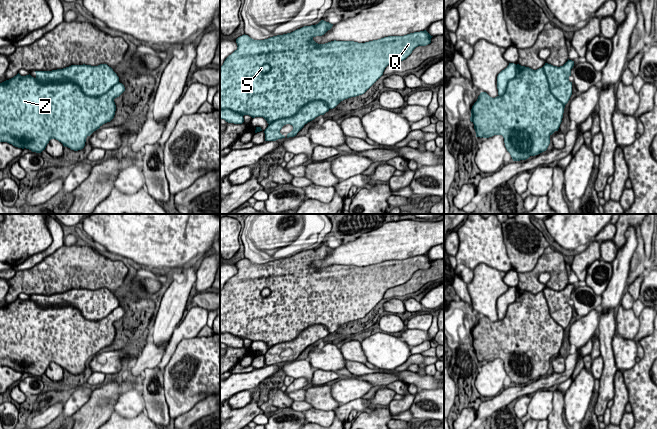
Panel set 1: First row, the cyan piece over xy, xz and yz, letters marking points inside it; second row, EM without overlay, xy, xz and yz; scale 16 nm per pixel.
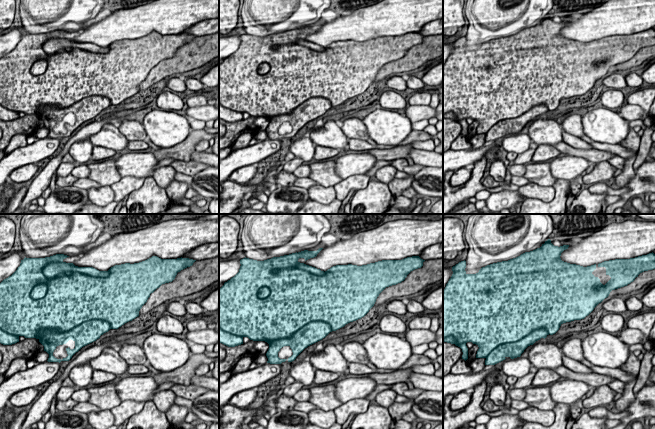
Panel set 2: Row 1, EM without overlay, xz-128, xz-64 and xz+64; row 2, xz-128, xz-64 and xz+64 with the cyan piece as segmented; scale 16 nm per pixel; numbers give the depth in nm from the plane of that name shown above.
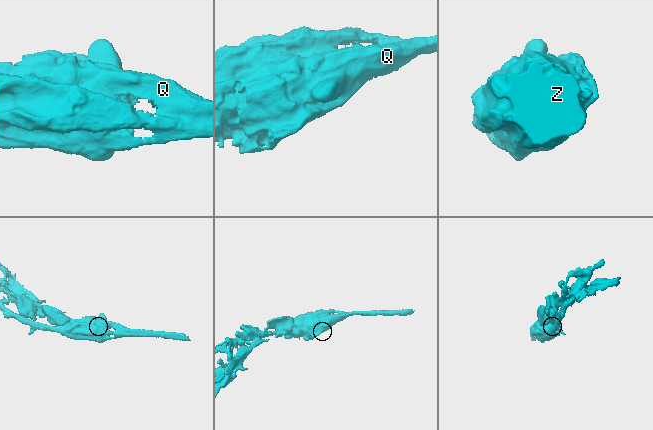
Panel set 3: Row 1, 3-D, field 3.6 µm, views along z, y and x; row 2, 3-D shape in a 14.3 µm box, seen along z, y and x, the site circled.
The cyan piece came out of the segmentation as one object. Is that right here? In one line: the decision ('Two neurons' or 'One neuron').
Two neurons

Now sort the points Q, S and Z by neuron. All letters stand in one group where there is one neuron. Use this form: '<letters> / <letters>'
Q Z / S

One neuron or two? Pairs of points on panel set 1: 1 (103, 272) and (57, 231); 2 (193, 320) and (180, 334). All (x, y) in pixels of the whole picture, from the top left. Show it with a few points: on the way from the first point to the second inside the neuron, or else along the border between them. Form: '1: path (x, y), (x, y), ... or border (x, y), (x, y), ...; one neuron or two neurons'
1: border (63, 244), (44, 258); two neurons
2: path (191, 323), (183, 331); one neuron

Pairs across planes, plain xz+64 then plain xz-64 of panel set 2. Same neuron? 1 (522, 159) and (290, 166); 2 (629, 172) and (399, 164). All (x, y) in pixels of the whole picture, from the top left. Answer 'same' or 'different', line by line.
1: same
2: different

